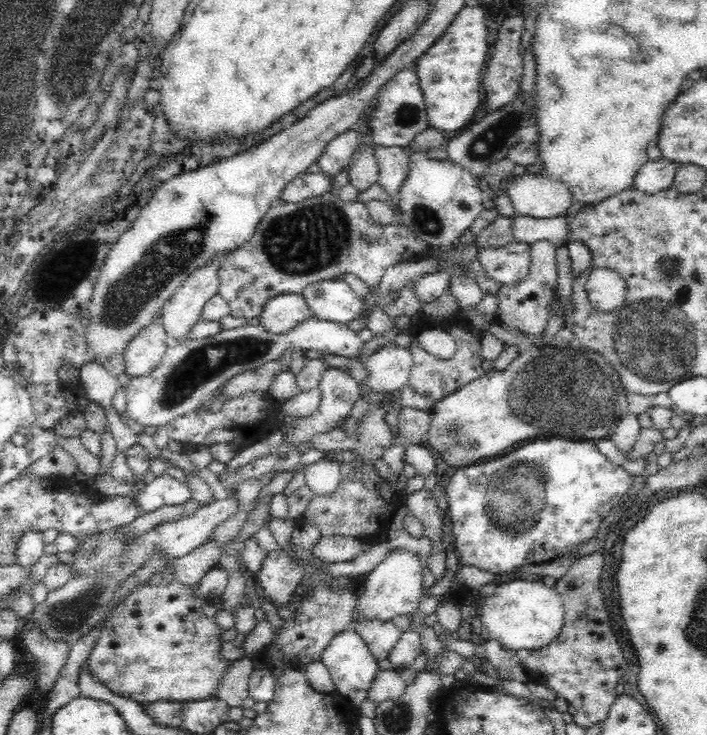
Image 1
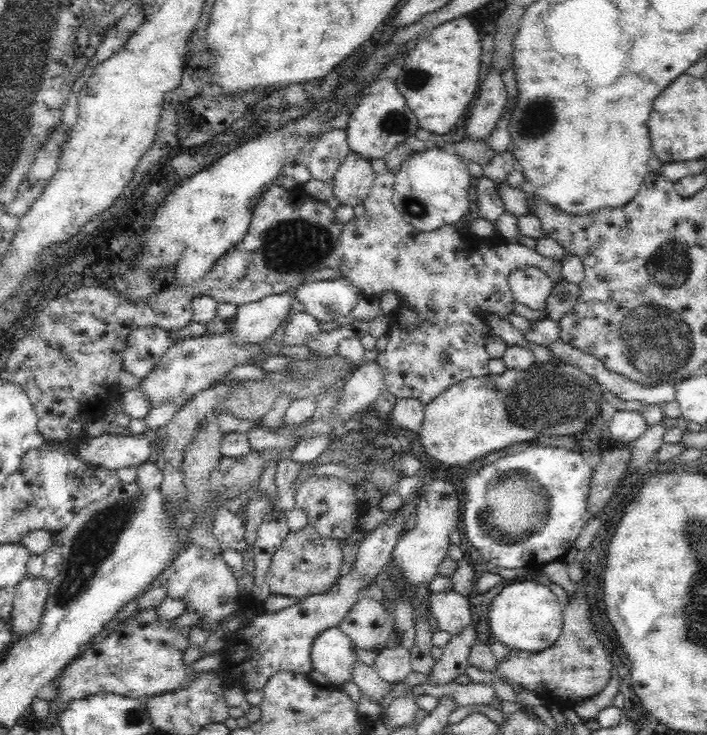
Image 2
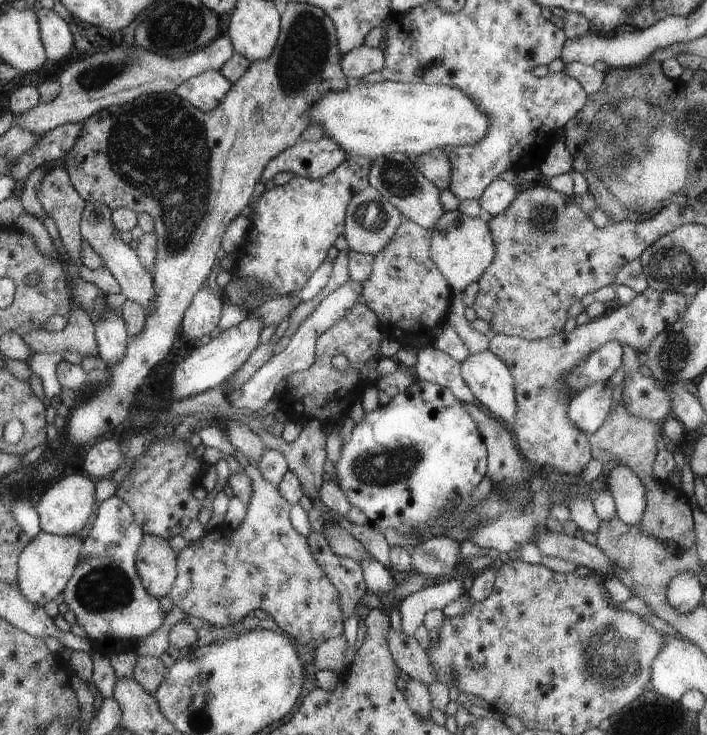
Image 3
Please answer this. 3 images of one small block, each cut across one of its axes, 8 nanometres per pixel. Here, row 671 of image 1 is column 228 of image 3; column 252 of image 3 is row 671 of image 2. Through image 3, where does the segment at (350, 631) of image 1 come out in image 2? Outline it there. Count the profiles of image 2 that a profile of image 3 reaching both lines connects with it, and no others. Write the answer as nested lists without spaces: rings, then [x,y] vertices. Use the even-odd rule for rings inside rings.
[[[338,626],[323,630],[311,646],[313,670],[331,680],[334,687],[342,688],[343,683],[352,682],[352,672],[357,658],[353,642]]]

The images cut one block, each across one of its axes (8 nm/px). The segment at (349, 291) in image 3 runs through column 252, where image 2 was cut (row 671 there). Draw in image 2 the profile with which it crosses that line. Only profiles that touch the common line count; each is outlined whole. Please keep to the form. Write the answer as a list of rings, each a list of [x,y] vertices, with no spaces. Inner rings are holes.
[[[402,645],[384,647],[377,653],[373,668],[384,682],[402,683],[412,672],[410,653]]]

